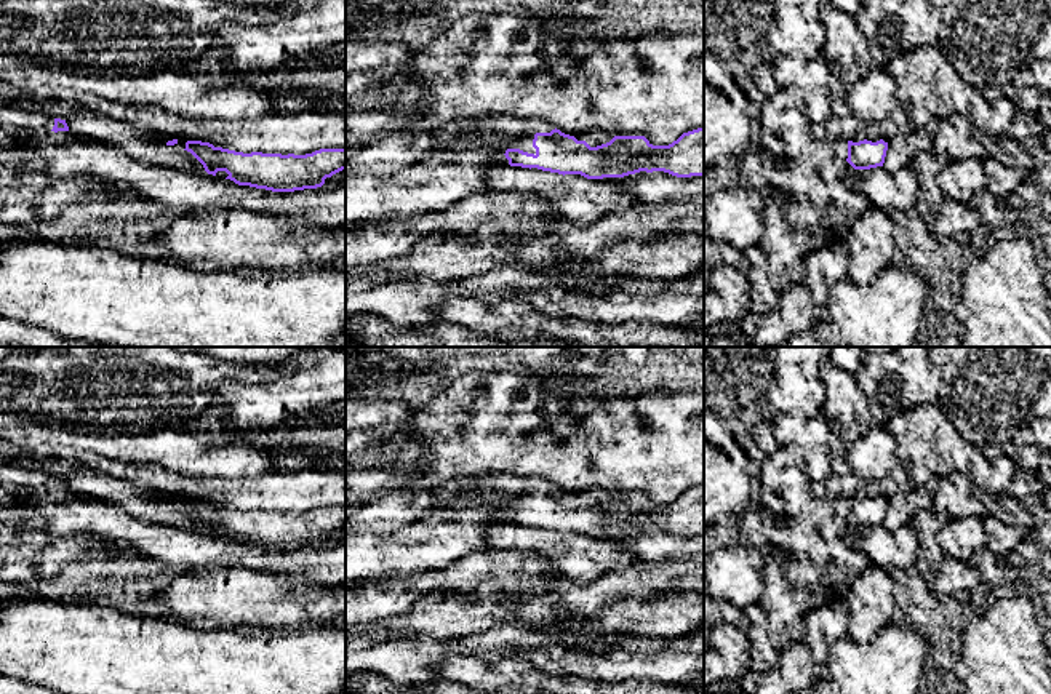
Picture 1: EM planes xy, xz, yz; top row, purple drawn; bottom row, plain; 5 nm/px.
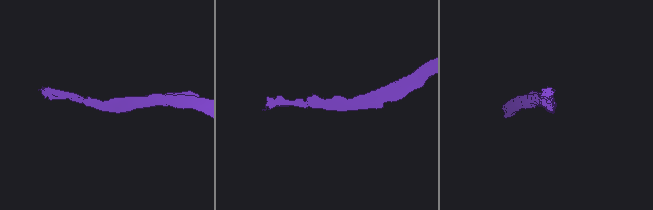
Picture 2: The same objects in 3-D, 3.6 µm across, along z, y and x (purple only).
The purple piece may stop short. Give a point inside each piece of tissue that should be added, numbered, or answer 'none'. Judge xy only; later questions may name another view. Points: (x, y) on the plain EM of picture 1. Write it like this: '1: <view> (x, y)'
1: xy (13, 475)

